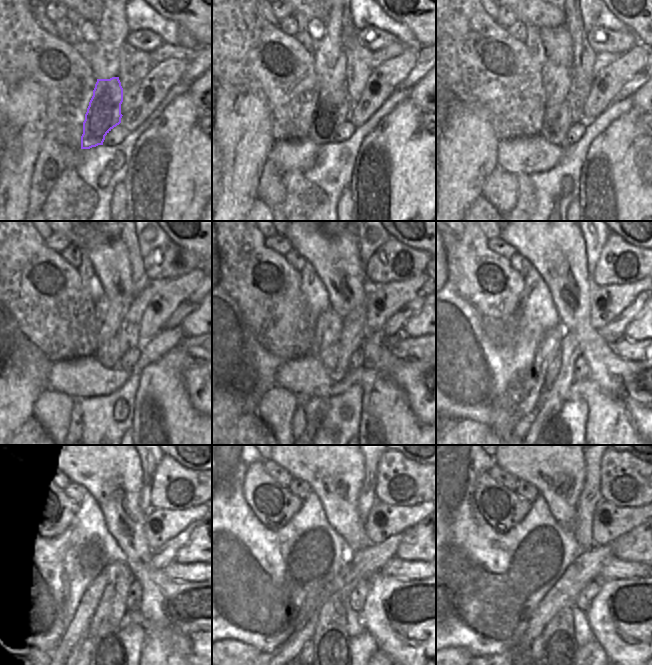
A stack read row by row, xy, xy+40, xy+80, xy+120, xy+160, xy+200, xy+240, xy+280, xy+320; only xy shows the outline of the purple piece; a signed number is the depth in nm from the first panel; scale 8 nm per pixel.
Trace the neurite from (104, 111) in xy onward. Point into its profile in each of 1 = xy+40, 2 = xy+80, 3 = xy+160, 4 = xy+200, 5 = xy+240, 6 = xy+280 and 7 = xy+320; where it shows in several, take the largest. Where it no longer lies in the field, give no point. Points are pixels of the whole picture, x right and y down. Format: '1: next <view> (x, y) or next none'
1: next xy+40 (333, 108)
2: next xy+80 (558, 118)
3: next xy+160 (329, 356)
4: next xy+200 (551, 377)
5: next xy+240 (107, 648)
6: next xy+280 (331, 639)
7: next xy+320 (557, 647)

